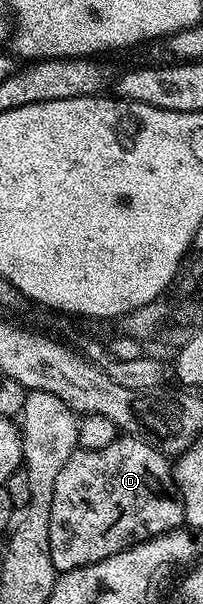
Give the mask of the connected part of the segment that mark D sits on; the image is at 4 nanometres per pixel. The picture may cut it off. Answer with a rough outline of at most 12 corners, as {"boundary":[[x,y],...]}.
{"boundary":[[140,436],[58,472],[50,560],[106,560],[185,525],[169,455]]}

